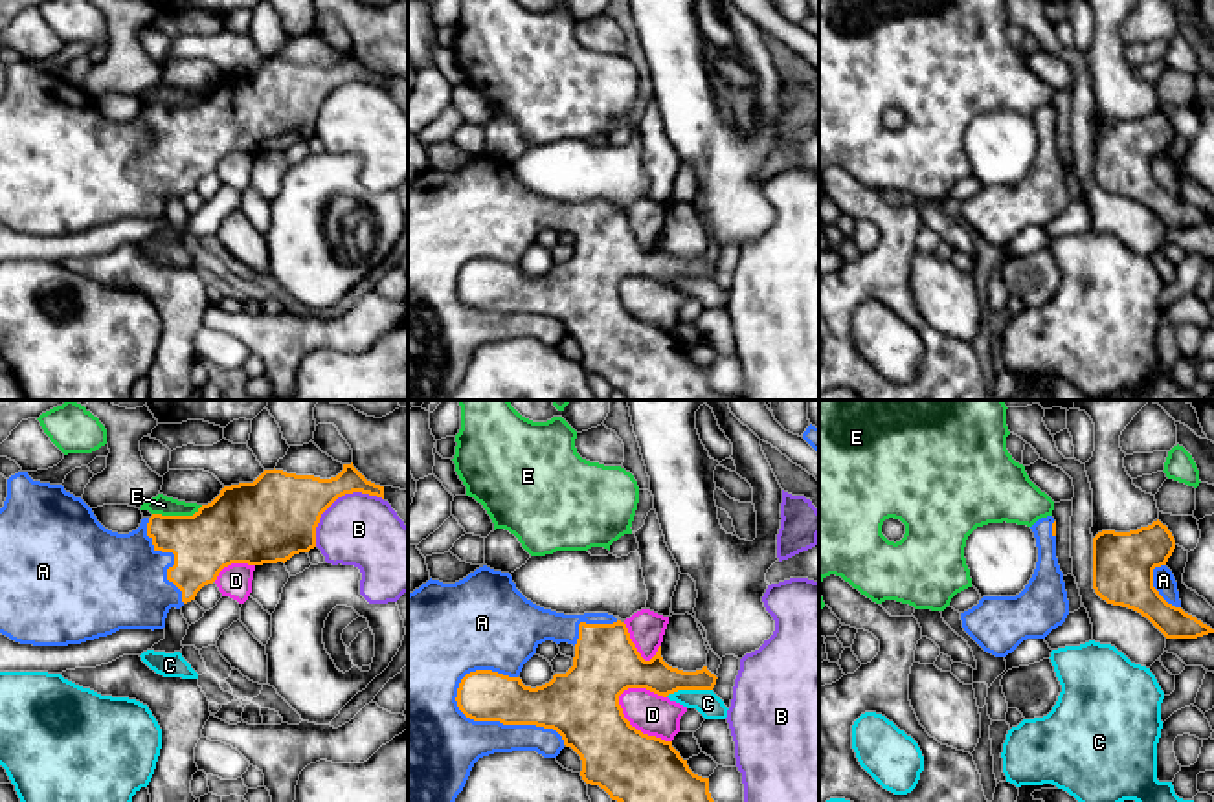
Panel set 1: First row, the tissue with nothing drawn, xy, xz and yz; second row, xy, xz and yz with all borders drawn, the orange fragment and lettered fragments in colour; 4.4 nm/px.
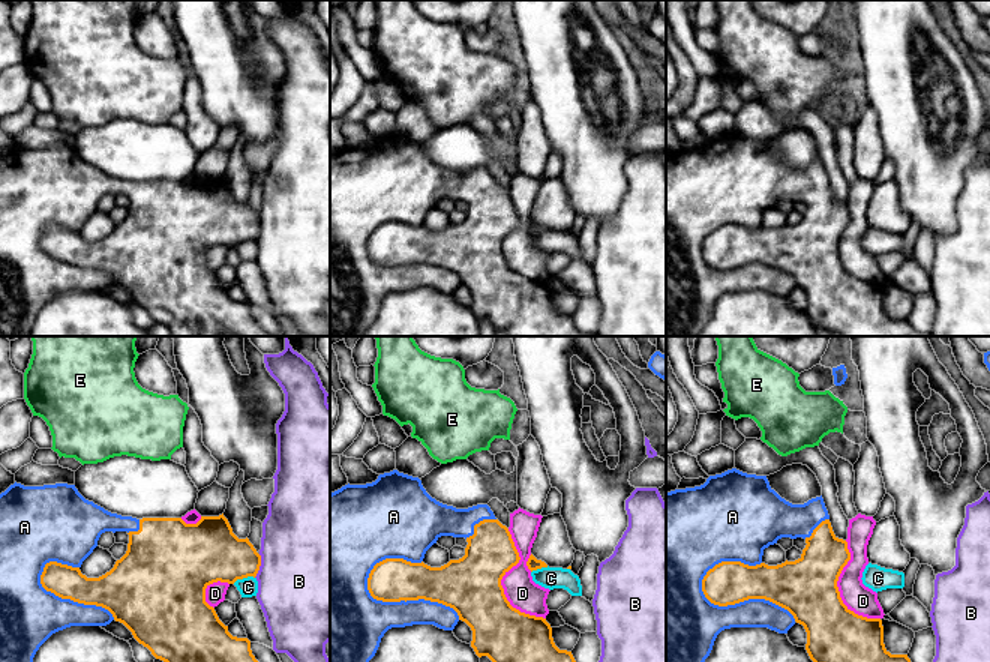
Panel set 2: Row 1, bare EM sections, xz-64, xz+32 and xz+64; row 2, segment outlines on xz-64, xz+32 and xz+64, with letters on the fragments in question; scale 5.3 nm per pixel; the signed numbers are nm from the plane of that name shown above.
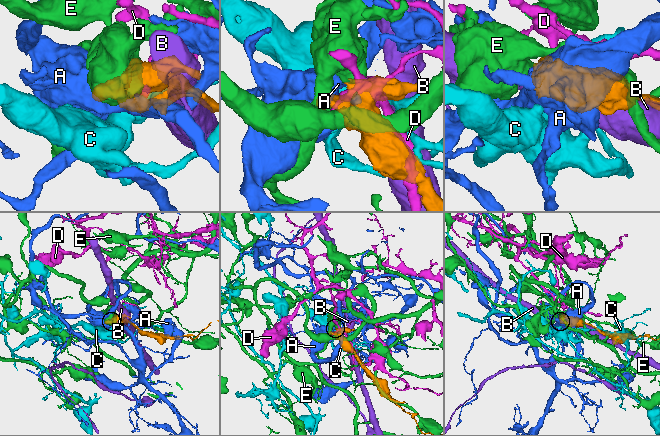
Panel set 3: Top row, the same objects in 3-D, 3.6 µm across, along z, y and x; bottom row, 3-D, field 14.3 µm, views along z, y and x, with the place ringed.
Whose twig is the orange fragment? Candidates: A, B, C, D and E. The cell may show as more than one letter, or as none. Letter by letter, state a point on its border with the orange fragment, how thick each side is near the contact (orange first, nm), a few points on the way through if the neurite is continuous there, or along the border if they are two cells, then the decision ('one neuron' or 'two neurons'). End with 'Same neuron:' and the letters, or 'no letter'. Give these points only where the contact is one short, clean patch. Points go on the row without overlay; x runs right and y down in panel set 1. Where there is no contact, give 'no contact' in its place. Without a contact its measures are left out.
A: contact xz (500, 311); calibres 220 and 280 nm; one neuron
B: contact xy (337, 87); calibres 340 and 320 nm; two neurons
C: contact xz (687, 278); calibres 140 and 110 nm; two neurons
D: contact xz (634, 316); calibres 340 and 180 nm; two neurons
E: contact xy (177, 105); calibres 300 and 90 nm; two neurons
Same neuron: A

